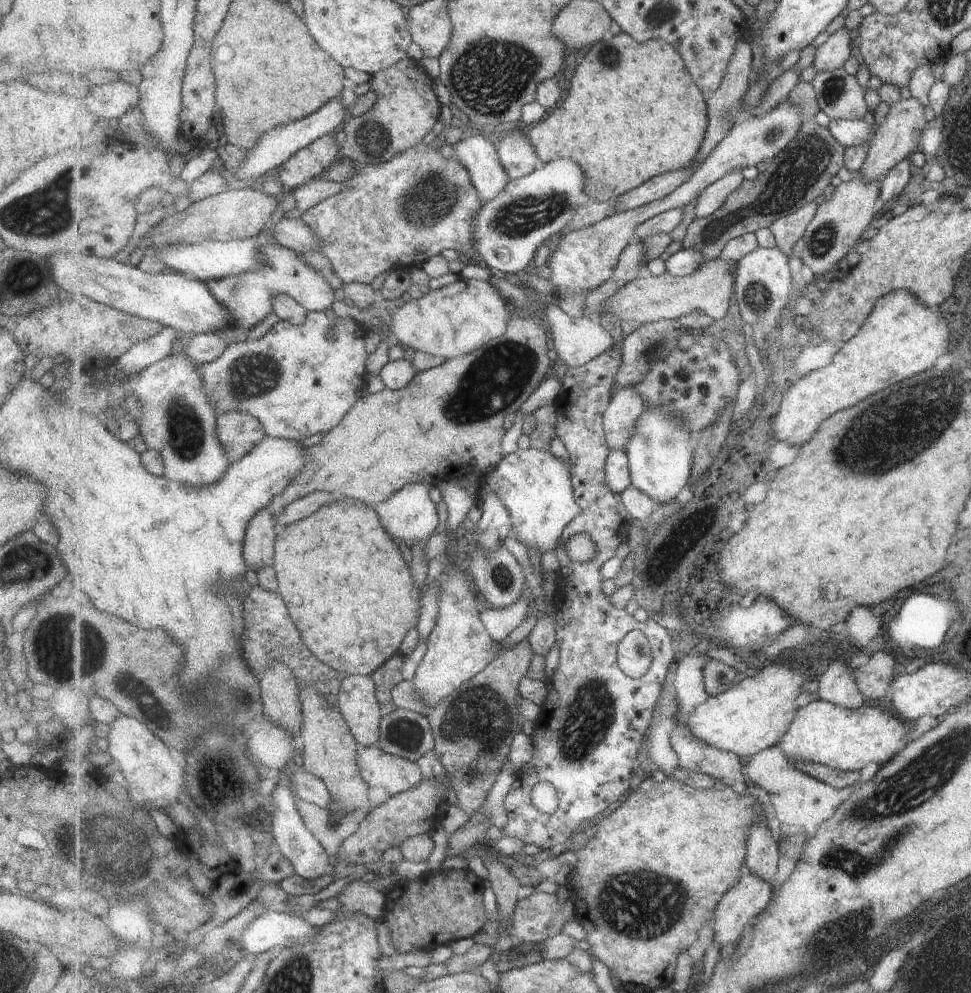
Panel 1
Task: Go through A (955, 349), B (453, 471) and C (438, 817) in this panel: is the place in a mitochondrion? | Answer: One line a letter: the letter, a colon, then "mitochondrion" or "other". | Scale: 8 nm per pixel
A: other
B: other
C: other

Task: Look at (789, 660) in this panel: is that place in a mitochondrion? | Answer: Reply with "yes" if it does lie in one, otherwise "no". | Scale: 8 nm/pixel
no

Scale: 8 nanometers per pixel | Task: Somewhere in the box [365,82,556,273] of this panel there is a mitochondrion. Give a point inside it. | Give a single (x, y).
(431, 198)

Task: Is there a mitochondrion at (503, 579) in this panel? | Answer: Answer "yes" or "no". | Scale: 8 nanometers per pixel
yes

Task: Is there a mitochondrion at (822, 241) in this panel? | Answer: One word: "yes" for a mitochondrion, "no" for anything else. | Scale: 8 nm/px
yes

